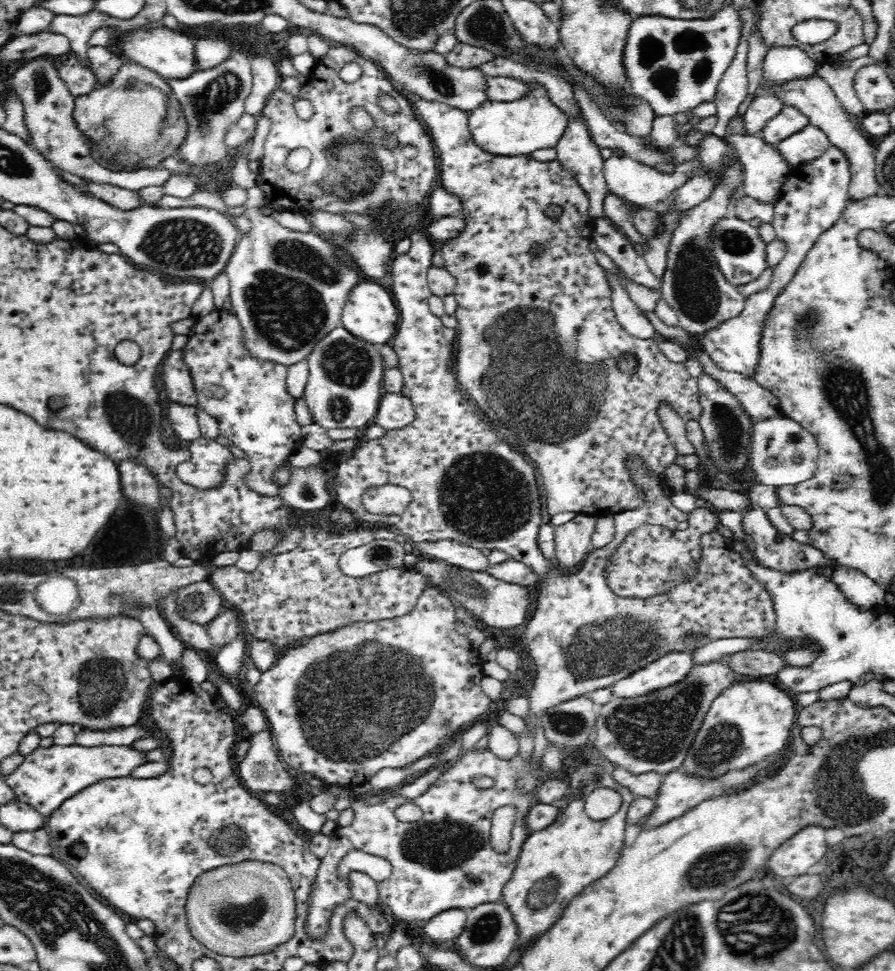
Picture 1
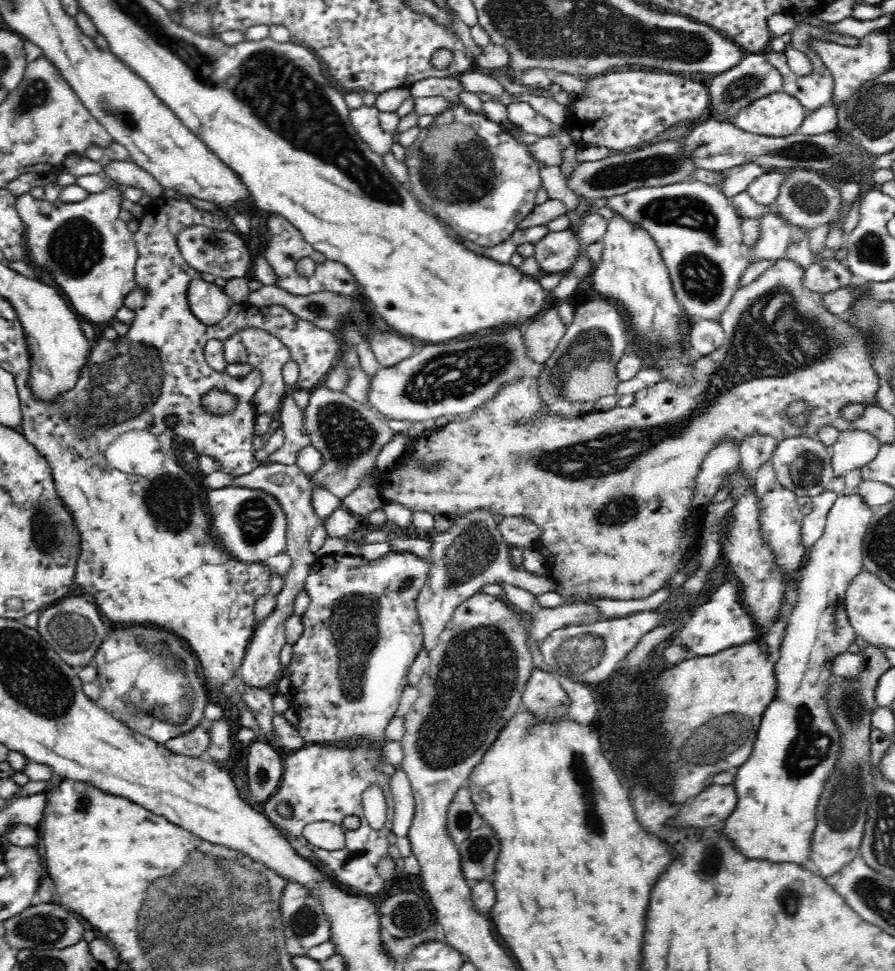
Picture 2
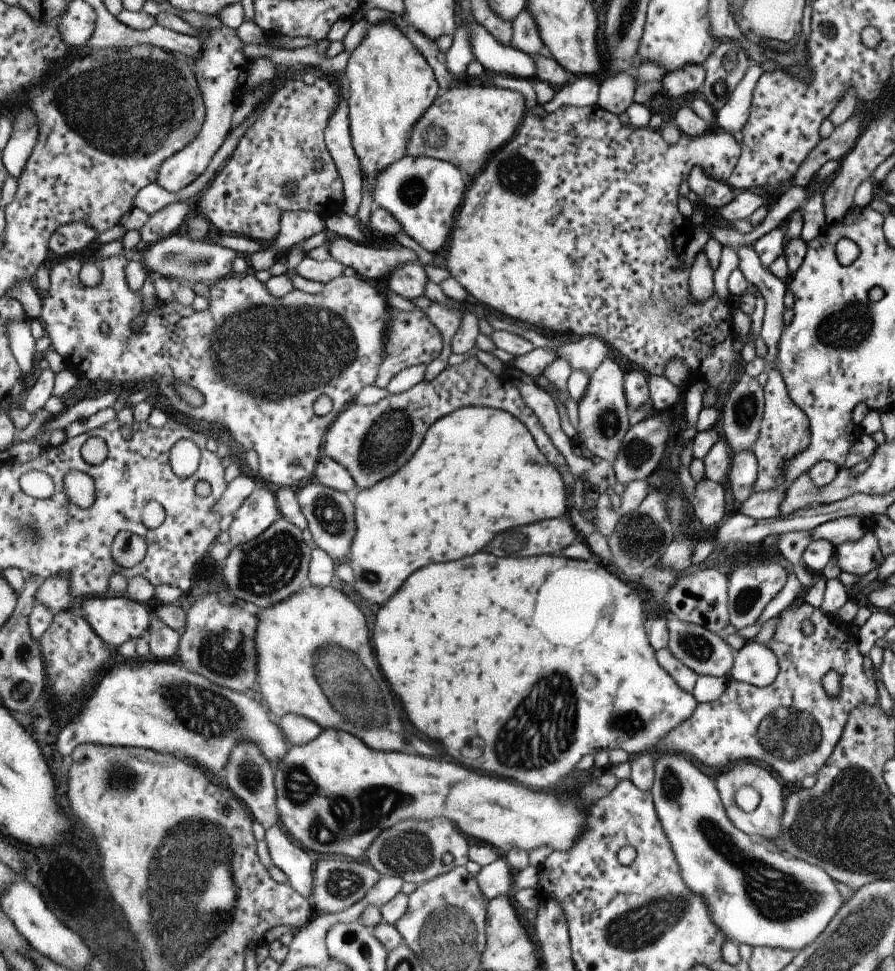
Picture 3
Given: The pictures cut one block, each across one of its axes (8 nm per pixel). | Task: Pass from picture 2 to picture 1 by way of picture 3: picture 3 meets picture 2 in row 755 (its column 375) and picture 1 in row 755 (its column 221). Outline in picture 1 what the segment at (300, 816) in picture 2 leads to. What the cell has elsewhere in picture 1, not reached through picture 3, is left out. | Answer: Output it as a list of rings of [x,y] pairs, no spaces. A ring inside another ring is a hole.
[[[426,588],[416,606],[412,606],[412,610],[408,614],[402,614],[398,618],[390,618],[390,620],[376,620],[376,622],[354,622],[350,626],[342,626],[334,632],[326,632],[320,636],[314,636],[310,640],[304,640],[296,646],[290,646],[286,650],[280,650],[276,662],[262,672],[260,682],[254,686],[254,698],[256,698],[256,706],[262,708],[264,716],[268,718],[270,724],[270,732],[274,736],[274,744],[278,748],[280,758],[286,762],[288,770],[296,772],[298,776],[304,778],[304,774],[312,774],[314,778],[320,778],[322,782],[326,782],[328,786],[332,784],[340,784],[340,786],[360,786],[360,784],[368,784],[370,778],[380,770],[380,768],[402,768],[402,766],[412,766],[416,760],[432,754],[432,750],[436,750],[442,744],[450,744],[450,740],[454,740],[462,726],[470,726],[472,722],[478,722],[480,718],[488,716],[488,708],[490,708],[490,698],[482,692],[482,666],[484,666],[484,658],[480,656],[480,648],[472,644],[472,640],[464,634],[456,632],[456,604],[444,596],[438,588]]]

